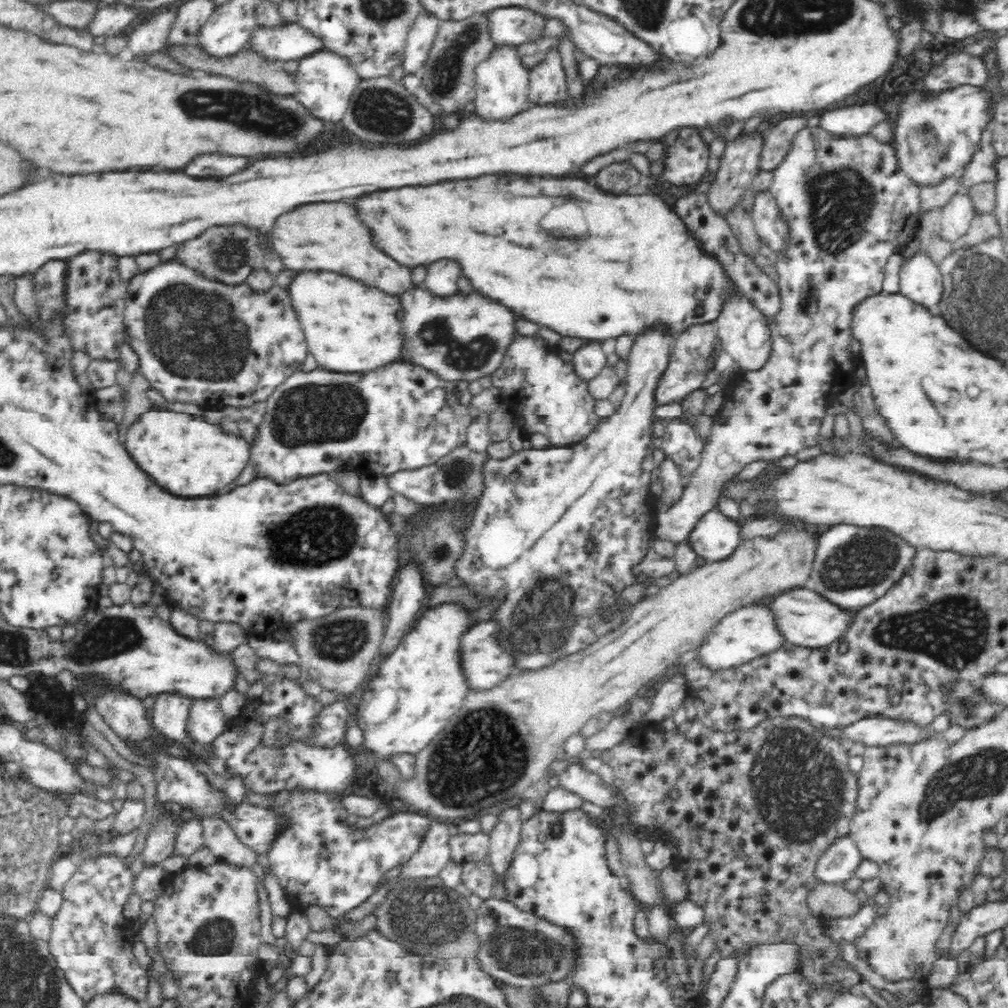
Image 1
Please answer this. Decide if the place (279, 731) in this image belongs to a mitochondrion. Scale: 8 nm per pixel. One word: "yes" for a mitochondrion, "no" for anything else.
yes

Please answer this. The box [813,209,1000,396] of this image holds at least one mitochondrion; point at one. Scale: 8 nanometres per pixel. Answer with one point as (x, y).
(954, 336)

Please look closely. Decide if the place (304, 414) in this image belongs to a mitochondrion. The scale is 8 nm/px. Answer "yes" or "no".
yes

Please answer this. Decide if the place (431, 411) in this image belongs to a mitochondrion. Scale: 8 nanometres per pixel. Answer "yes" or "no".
no

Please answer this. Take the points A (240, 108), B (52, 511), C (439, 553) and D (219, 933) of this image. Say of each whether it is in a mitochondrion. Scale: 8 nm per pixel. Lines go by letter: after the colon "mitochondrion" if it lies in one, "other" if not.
A: mitochondrion
B: other
C: mitochondrion
D: mitochondrion

